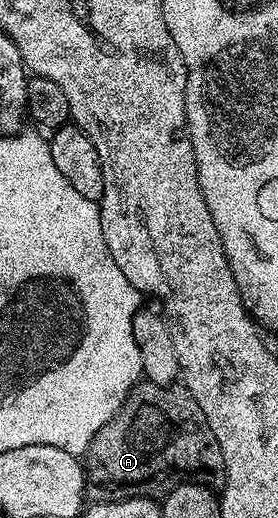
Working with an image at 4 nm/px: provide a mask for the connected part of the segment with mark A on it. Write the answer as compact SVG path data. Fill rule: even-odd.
M148 381L138 382L121 402L121 407L113 414L111 421L95 433L87 452L87 475L101 487L122 487L122 492L137 497L164 497L179 483L192 481L204 483L206 487L220 488L225 482L225 462L219 445L203 417L203 409L191 397L184 385L164 387Z

